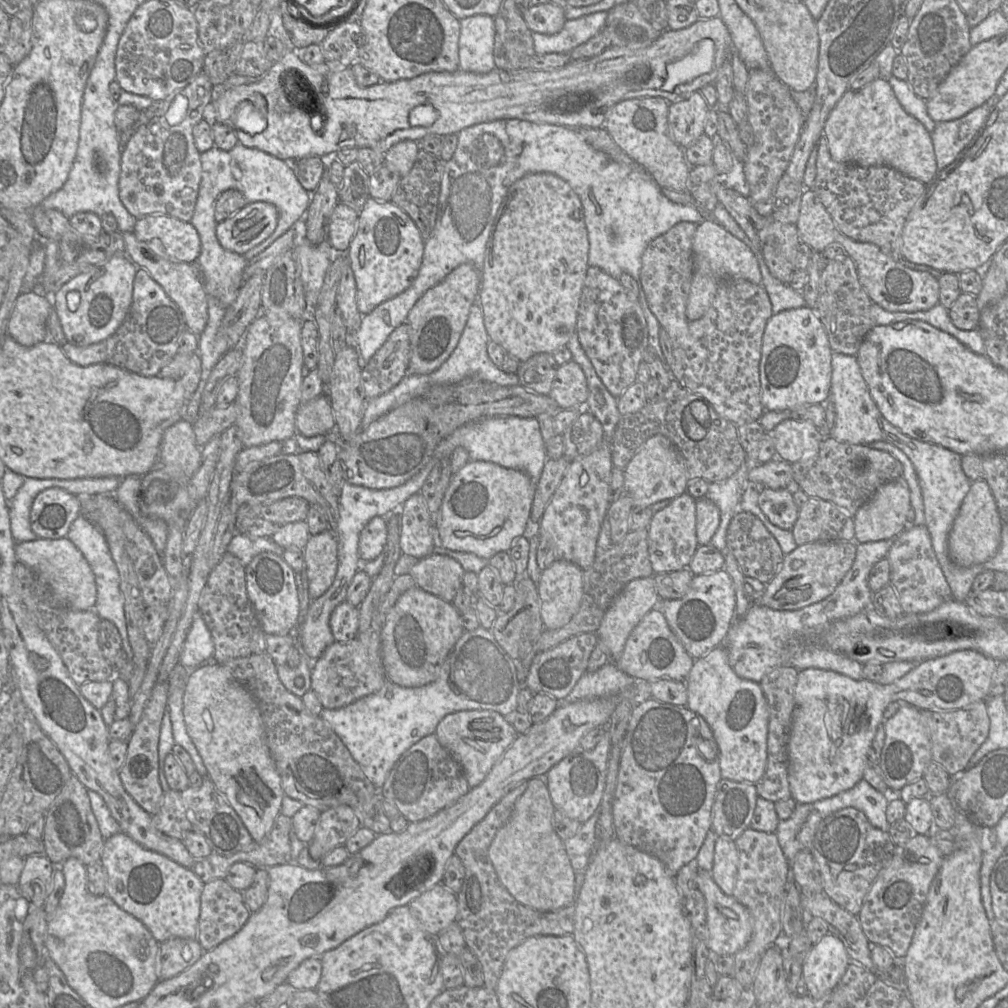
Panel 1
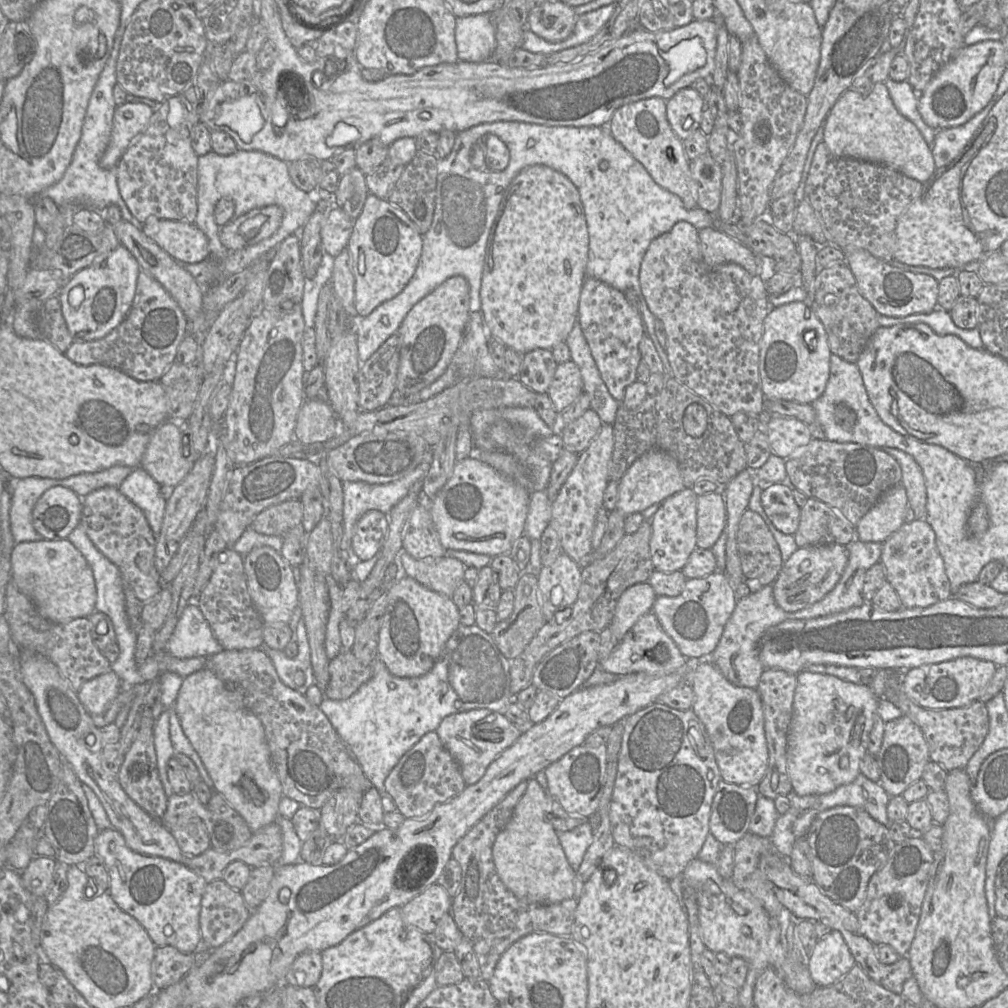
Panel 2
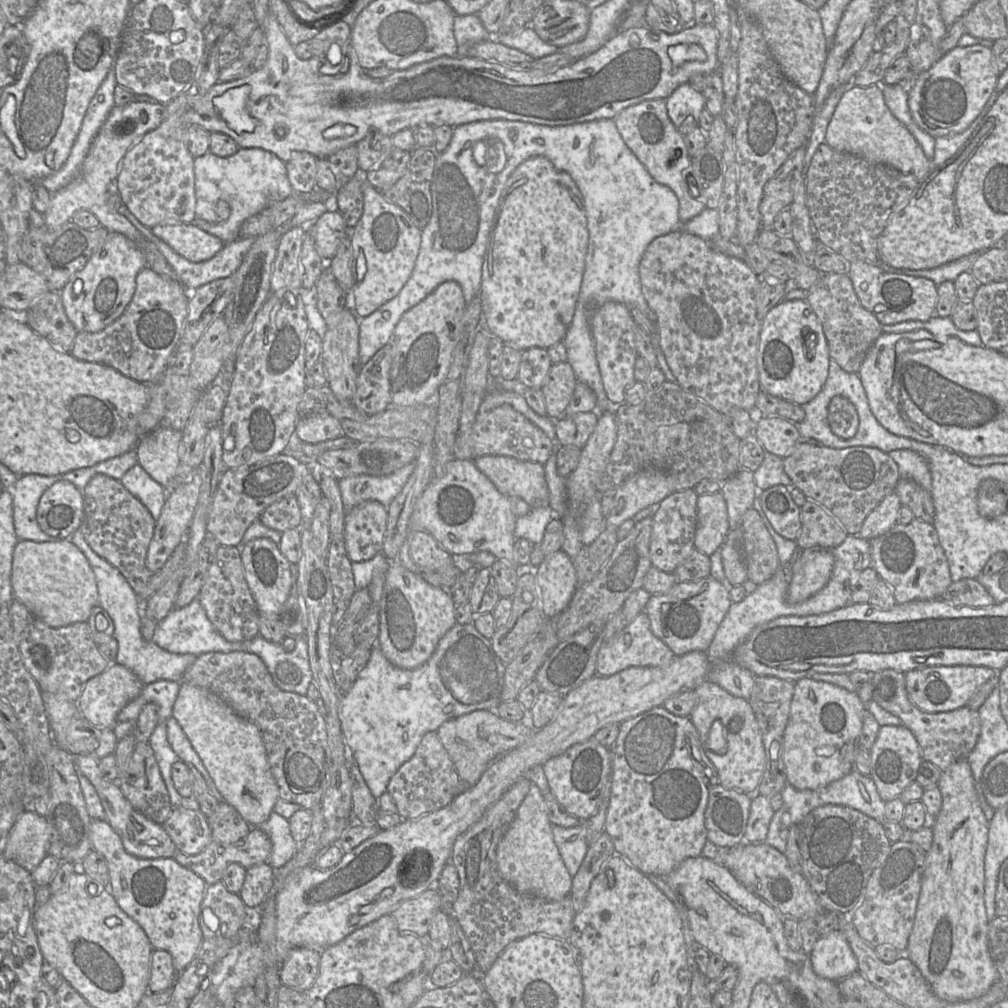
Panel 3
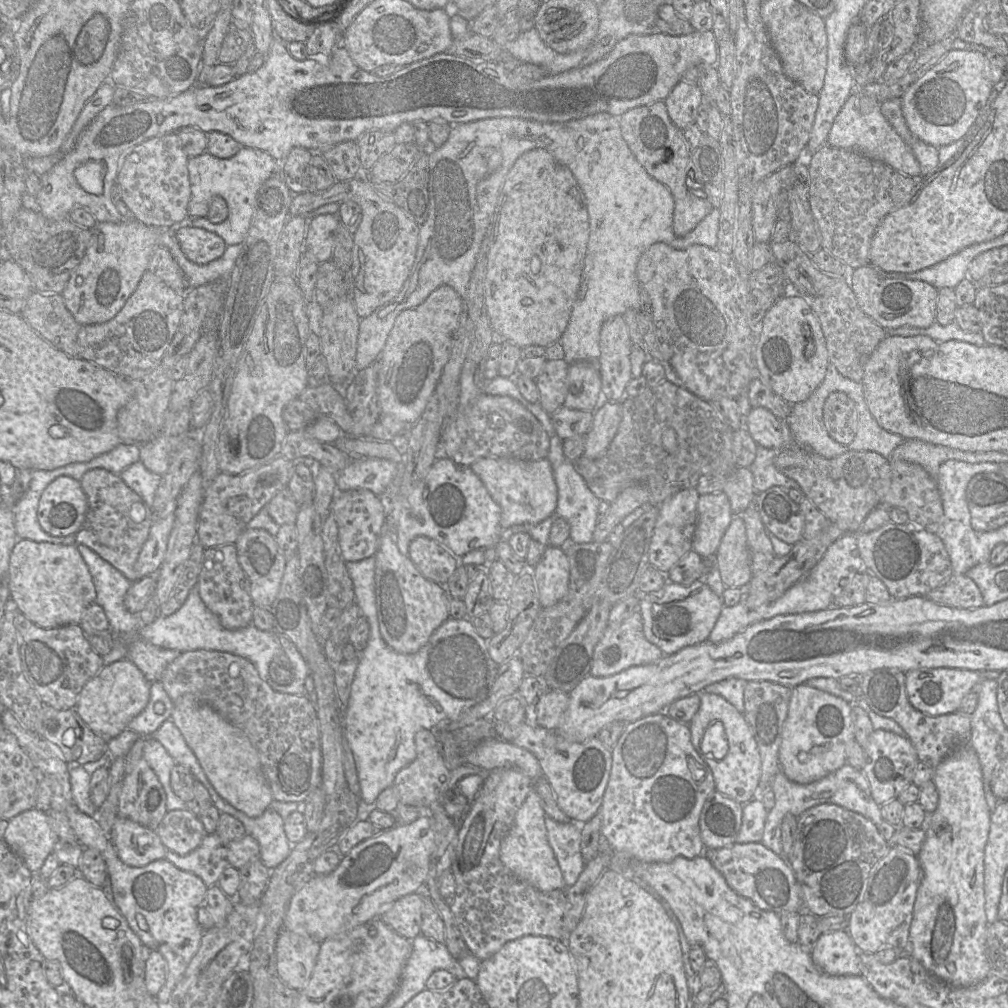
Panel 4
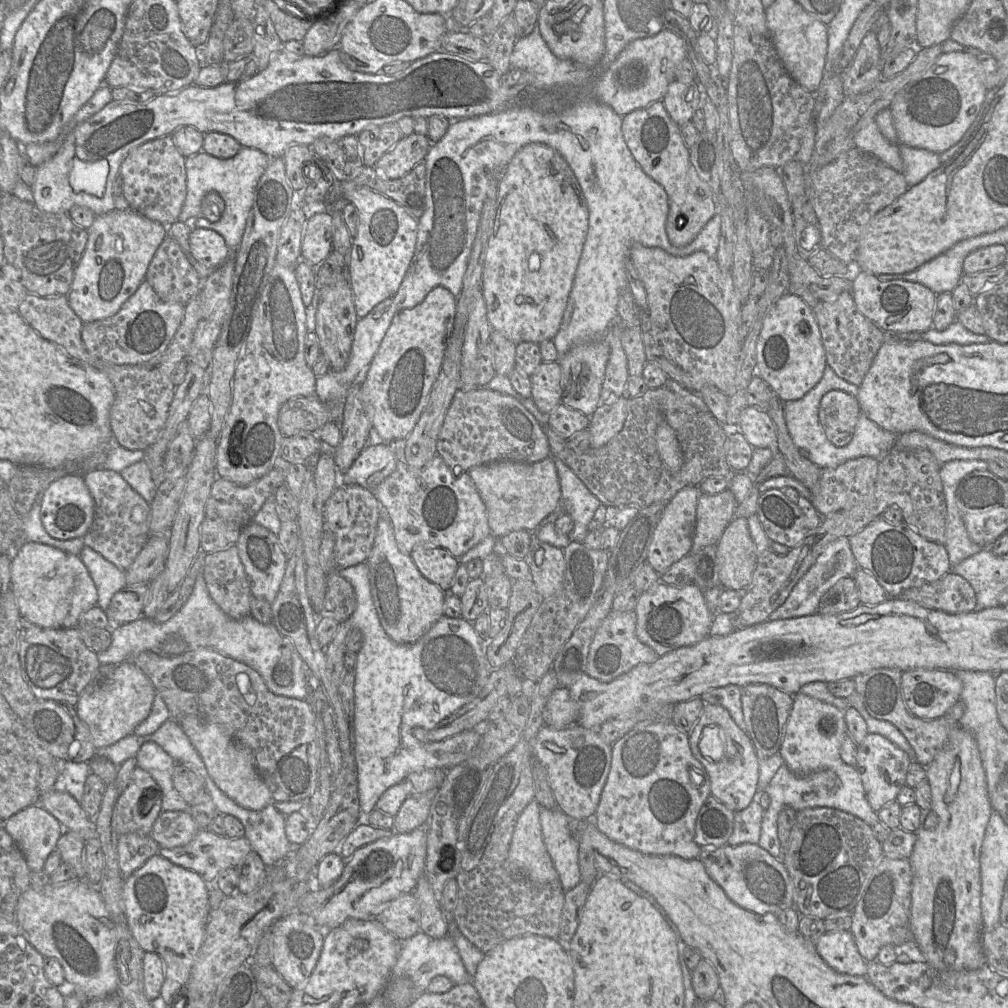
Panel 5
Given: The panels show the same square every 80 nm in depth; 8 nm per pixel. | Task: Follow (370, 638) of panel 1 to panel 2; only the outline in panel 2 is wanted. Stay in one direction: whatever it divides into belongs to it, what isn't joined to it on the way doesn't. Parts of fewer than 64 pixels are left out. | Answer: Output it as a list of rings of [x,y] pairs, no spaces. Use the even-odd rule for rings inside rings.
[[[341,650],[328,668],[330,680],[323,693],[331,700],[348,699],[372,676],[372,666],[362,664],[352,650]]]

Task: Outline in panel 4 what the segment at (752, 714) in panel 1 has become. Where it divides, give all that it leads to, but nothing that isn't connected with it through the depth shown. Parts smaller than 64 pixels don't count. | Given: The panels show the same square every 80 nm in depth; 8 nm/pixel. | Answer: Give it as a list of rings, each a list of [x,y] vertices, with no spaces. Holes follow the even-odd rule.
[[[706,692],[696,694],[699,694],[700,706],[689,723],[691,743],[711,769],[715,782],[715,790],[744,805],[753,798],[761,777],[760,753],[754,737],[746,723],[744,715],[723,697]],[[715,721],[723,724],[728,742],[728,752],[720,761],[707,757],[702,753],[700,748],[704,732]]]

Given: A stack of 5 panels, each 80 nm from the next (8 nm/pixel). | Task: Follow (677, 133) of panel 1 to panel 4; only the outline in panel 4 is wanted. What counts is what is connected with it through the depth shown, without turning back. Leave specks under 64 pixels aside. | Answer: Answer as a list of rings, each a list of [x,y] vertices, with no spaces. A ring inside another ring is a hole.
[[[679,81],[664,100],[671,121],[680,130],[684,130],[695,119],[699,107],[705,102],[698,84]]]

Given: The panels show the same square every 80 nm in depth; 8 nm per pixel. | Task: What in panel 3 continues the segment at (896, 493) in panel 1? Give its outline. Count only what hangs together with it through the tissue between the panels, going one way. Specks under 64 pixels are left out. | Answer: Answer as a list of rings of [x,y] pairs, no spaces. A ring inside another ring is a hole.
[[[895,492],[887,495],[880,504],[865,518],[859,537],[871,540],[889,531],[895,524],[902,507]]]

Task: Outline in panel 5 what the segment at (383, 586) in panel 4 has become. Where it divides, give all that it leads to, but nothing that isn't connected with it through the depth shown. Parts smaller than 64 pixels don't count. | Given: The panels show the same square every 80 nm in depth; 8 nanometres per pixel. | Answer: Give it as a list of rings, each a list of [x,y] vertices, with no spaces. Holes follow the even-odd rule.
[[[384,512],[378,521],[372,550],[365,562],[369,568],[371,594],[380,623],[393,641],[401,644],[413,643],[425,635],[444,616],[446,592],[424,578],[411,557],[399,549],[394,538],[393,526]]]

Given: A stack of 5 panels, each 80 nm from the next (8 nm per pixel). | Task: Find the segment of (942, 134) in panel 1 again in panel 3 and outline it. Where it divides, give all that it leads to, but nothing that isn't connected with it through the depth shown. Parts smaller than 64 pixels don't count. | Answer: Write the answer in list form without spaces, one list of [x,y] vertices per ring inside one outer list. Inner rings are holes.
[[[996,91],[992,93],[982,112],[965,131],[954,135],[935,138],[935,154],[932,161],[933,167],[941,166],[944,162],[949,160],[959,151],[959,149],[979,126],[984,116],[988,113],[990,108],[996,102],[998,96],[999,94],[996,93]]]

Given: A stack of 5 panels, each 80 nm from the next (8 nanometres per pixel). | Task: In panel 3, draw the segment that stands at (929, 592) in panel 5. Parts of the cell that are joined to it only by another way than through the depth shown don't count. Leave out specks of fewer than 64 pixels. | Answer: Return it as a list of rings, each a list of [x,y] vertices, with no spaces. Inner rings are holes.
[[[972,578],[952,582],[940,599],[955,606],[972,608],[988,607],[995,604],[987,590],[976,579]]]

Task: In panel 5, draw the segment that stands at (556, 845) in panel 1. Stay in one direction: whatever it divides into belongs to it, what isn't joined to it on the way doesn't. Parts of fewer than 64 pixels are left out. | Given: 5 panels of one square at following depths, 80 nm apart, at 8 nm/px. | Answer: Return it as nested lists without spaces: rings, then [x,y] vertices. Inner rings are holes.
[[[533,799],[519,815],[509,848],[511,864],[535,884],[548,884],[559,879],[559,874],[545,847],[540,822],[541,805]]]

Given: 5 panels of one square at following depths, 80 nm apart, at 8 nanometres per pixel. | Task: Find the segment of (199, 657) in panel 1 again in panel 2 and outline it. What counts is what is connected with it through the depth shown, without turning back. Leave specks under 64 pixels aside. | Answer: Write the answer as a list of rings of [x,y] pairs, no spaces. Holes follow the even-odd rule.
[[[195,602],[183,610],[165,650],[174,657],[208,658],[223,650]]]

